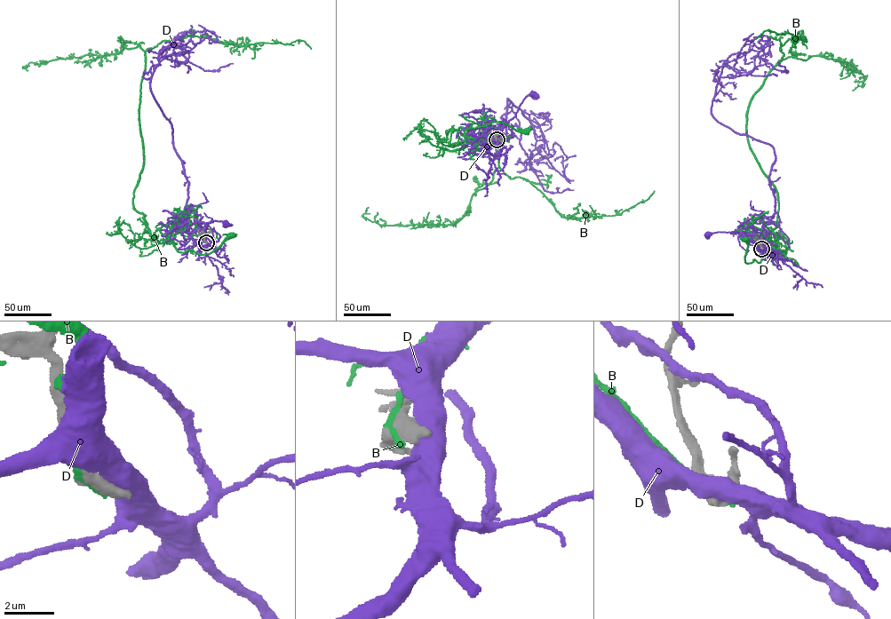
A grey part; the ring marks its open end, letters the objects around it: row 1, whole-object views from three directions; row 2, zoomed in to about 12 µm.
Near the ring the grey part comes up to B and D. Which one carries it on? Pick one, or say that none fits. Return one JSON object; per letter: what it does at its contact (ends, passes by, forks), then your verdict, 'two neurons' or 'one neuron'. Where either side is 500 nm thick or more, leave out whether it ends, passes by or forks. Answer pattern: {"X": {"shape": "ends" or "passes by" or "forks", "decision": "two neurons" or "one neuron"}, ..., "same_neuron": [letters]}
{"B": {"decision": "two neurons"}, "D": {"decision": "two neurons"}, "same_neuron": []}

